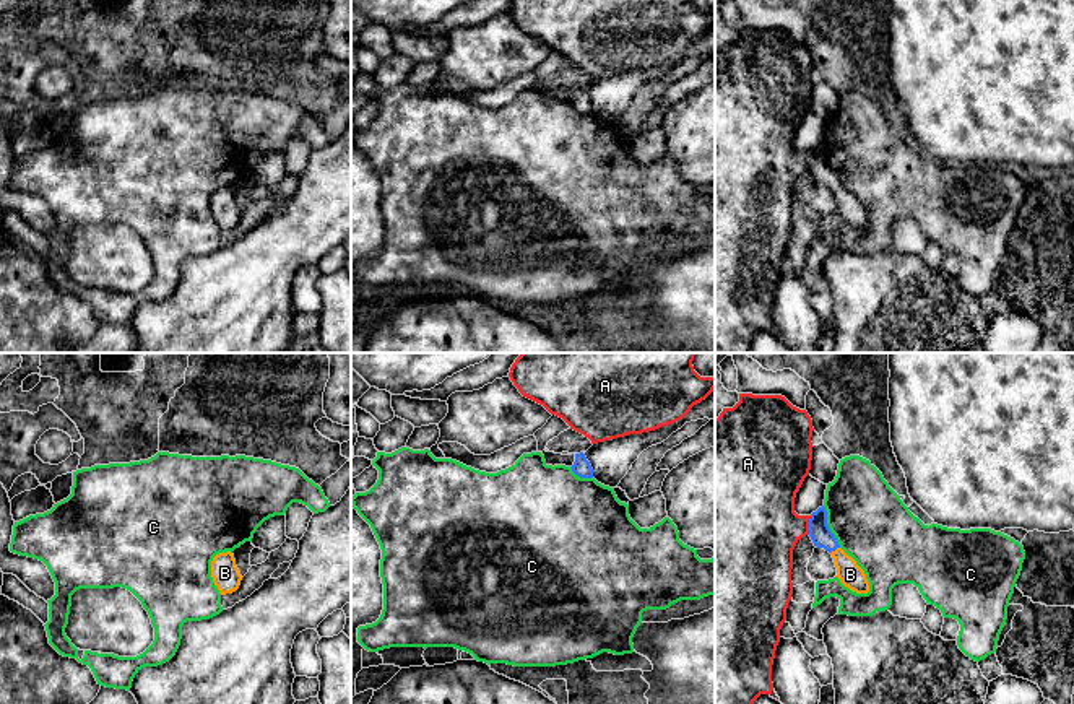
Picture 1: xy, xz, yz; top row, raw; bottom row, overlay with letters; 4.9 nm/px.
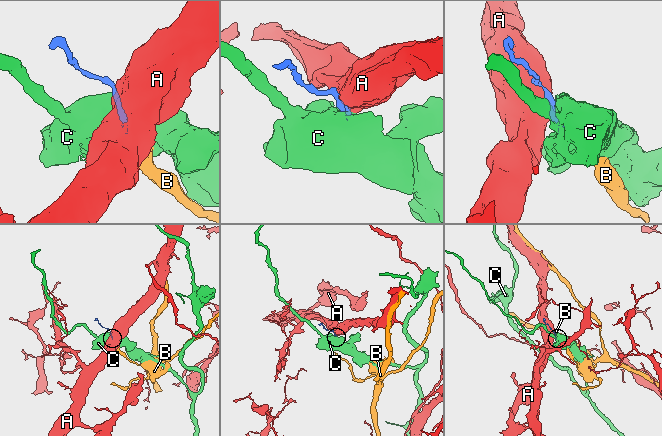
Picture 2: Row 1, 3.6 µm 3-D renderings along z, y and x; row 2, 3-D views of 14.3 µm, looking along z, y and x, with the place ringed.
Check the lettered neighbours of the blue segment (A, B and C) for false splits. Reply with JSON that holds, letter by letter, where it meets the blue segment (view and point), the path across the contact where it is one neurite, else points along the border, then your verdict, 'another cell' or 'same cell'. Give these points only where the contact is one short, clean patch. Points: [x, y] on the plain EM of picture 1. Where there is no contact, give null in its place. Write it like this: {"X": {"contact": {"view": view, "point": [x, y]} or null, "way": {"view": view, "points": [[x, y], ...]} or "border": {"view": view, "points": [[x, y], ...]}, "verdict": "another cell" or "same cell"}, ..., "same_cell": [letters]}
{"A": {"contact": {"view": "yz", "point": [809, 161]}, "verdict": "another cell"}, "B": {"contact": {"view": "yz", "point": [834, 186]}, "way": {"view": "yz", "points": [[819, 168], [834, 186], [850, 210]]}, "verdict": "same cell"}, "C": {"contact": {"view": "yz", "point": [827, 163]}, "border": {"view": "yz", "points": [[822, 142], [827, 152], [827, 163], [840, 182]]}, "verdict": "another cell"}, "same_cell": ["B"]}

